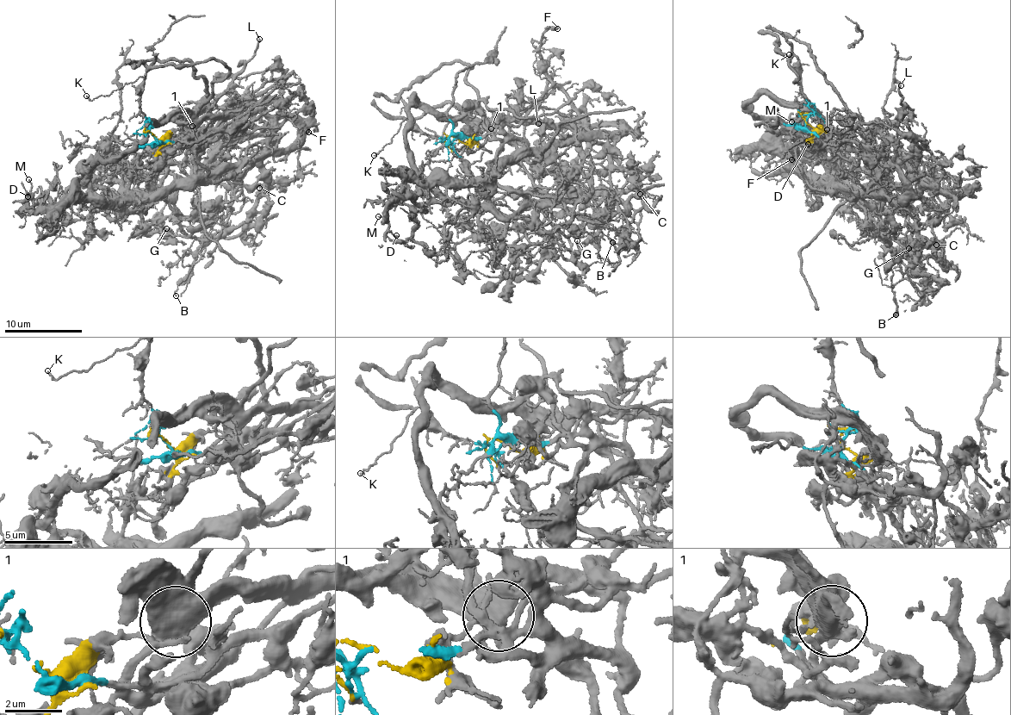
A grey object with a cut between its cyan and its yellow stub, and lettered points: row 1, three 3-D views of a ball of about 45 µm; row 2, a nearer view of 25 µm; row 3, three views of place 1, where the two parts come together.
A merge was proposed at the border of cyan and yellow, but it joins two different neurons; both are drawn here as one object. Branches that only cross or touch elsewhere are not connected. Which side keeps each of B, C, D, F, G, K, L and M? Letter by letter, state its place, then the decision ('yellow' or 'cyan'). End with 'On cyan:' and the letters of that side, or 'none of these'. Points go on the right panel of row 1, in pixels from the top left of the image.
B: (896, 314) | cyan
C: (936, 245) | yellow
D: (808, 144) | yellow
F: (791, 159) | yellow
G: (908, 248) | yellow
K: (789, 54) | cyan
L: (901, 85) | cyan
M: (791, 121) | yellow
On cyan: B, K, L

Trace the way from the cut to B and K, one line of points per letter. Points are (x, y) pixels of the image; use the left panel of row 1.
B: (153, 135), (186, 146), (159, 165), (148, 186), (177, 215), (190, 237), (202, 242), (176, 296)
K: (153, 135), (150, 131), (151, 123), (140, 109), (140, 83), (145, 77), (108, 95), (92, 99), (87, 95)

